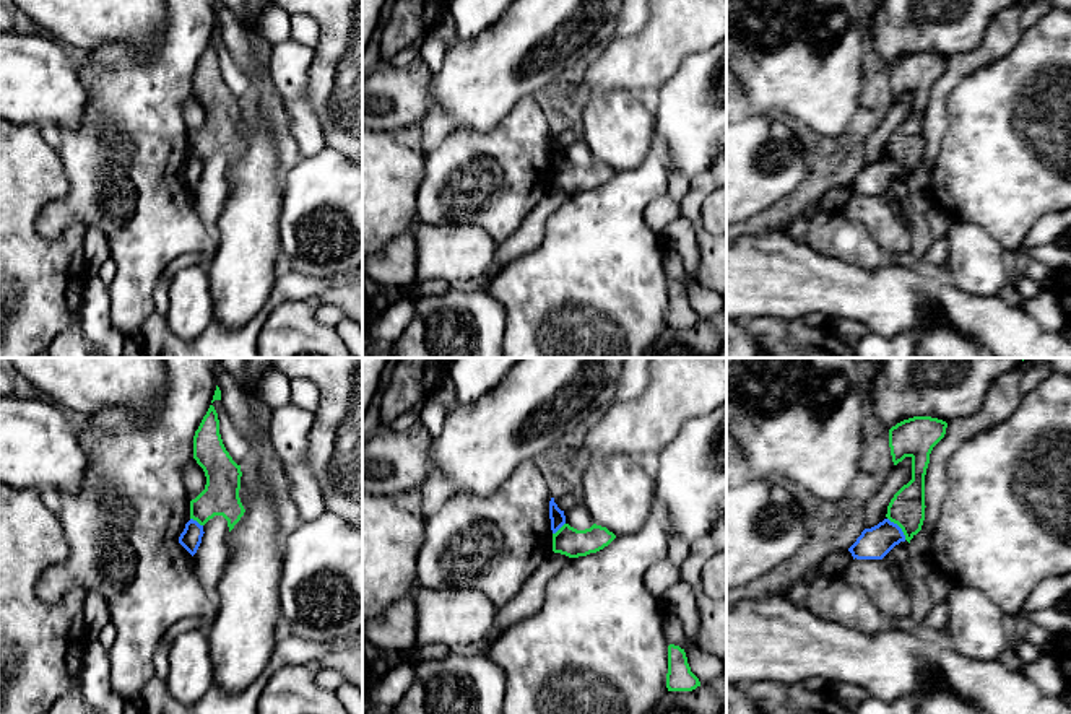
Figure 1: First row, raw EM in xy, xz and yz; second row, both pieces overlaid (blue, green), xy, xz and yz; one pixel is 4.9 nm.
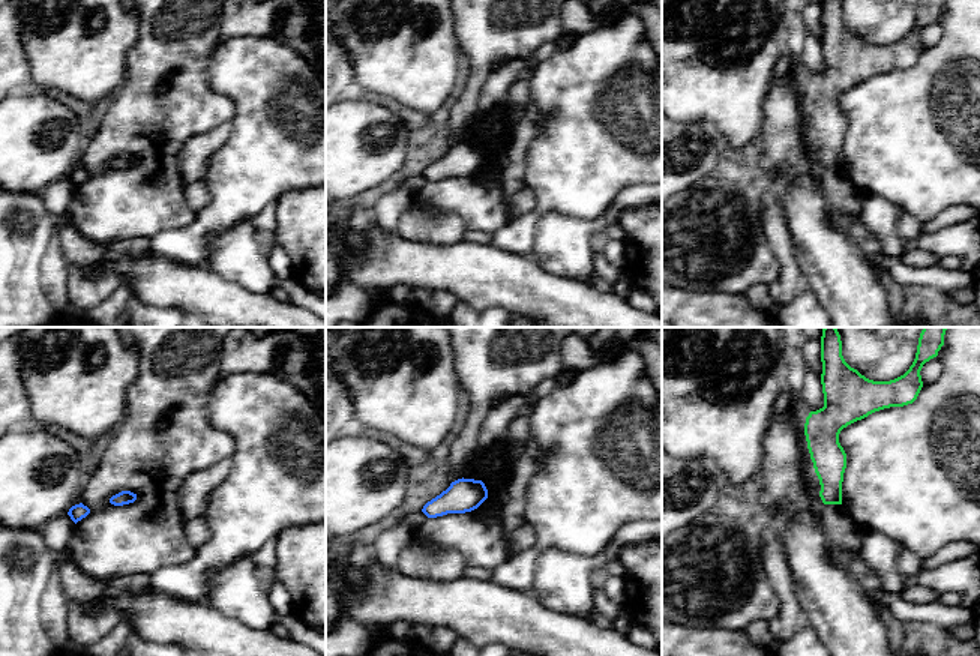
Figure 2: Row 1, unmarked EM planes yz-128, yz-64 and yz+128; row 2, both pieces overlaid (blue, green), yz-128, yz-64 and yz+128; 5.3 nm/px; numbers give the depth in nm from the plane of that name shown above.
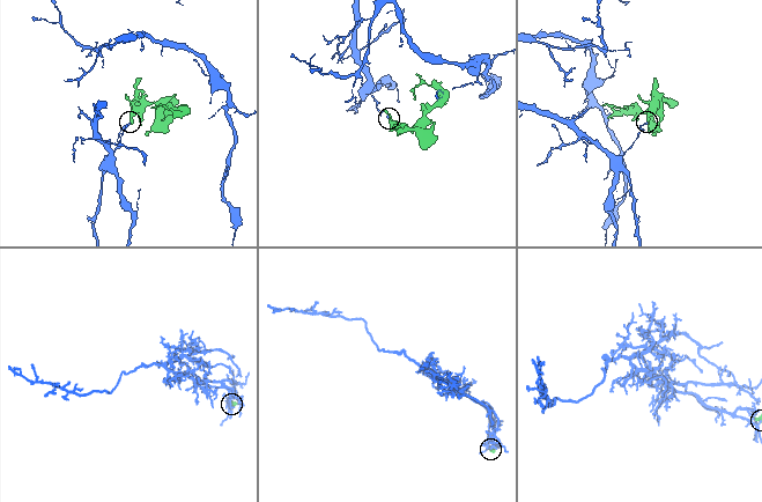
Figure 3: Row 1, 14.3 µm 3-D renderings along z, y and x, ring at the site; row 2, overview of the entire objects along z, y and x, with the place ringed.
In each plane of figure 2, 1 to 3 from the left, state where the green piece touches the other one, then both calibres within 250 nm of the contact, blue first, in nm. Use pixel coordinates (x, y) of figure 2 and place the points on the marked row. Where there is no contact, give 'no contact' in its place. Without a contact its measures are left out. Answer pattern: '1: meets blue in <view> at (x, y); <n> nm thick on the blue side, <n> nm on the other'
1: no contact
2: no contact
3: no contact

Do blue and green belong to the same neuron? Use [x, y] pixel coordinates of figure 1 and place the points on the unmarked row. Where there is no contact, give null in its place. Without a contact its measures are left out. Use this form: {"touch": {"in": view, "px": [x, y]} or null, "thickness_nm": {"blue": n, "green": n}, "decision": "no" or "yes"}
{"touch": {"in": "yz", "px": [899, 163]}, "thickness_nm": {"blue": 160, "green": 180}, "decision": "no"}

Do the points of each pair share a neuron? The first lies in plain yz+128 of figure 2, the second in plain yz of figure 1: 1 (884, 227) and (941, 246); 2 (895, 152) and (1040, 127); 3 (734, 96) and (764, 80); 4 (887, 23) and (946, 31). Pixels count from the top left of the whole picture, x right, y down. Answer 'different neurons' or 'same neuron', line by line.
1: different neurons
2: same neuron
3: same neuron
4: same neuron

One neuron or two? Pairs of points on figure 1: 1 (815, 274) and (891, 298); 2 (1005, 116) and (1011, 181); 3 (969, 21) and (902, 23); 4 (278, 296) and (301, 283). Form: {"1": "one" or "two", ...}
{"1": "one", "2": "one", "3": "one", "4": "one"}

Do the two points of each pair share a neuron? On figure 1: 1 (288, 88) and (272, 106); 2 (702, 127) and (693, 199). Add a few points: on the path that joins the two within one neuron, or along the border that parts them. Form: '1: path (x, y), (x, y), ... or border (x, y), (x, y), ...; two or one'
1: border (270, 59), (270, 78), (288, 117), (288, 129); two
2: border (709, 165), (689, 181); two

